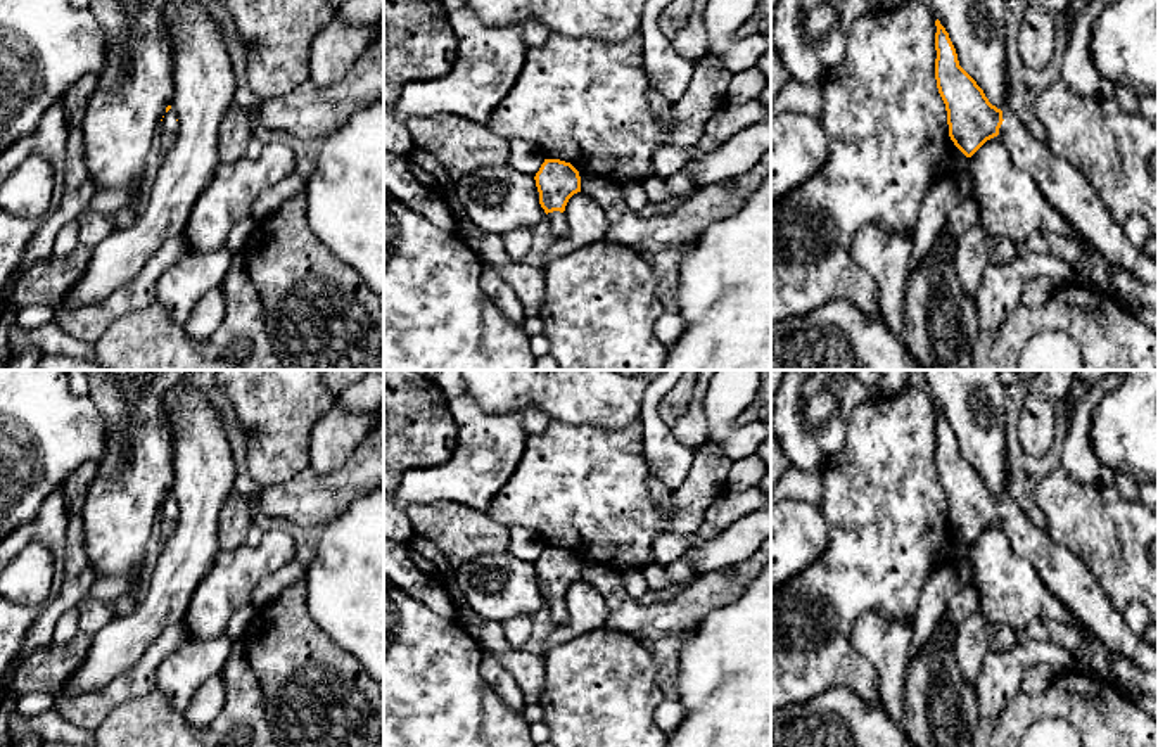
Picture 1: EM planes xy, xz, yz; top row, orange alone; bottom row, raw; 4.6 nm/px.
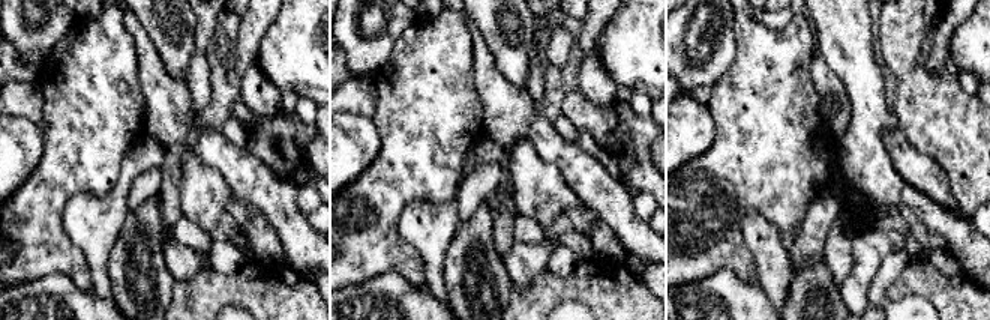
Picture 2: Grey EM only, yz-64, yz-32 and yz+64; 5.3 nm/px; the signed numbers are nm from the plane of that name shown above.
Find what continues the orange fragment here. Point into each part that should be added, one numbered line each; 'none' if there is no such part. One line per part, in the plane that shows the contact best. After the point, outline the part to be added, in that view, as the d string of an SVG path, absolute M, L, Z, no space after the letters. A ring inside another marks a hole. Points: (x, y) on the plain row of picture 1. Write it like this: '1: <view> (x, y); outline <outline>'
1: yz (1065, 574); outline M1002 500L999 522L1013 552L1028 560L1046 588L1096 636L1108 650L1123 655L1137 667L1158 673L1158 647L1141 642L1125 624L1106 591L1089 567L1037 529L1027 512L1013 500Z

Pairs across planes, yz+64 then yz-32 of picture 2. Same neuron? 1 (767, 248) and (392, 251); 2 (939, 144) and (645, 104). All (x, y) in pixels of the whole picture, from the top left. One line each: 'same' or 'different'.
1: different
2: different

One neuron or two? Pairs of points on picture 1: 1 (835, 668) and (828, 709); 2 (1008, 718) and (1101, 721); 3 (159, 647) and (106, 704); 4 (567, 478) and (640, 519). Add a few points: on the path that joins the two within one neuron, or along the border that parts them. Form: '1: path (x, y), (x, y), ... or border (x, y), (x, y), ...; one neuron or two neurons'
1: border (870, 702), (846, 687), (833, 685), (794, 704); two neurons
2: path (1030, 708), (1079, 708); one neuron
3: path (149, 661), (120, 690); one neuron
4: path (585, 491), (612, 519), (623, 519); one neuron

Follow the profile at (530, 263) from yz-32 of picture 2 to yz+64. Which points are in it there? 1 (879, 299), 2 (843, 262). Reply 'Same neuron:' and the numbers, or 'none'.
Same neuron: none

